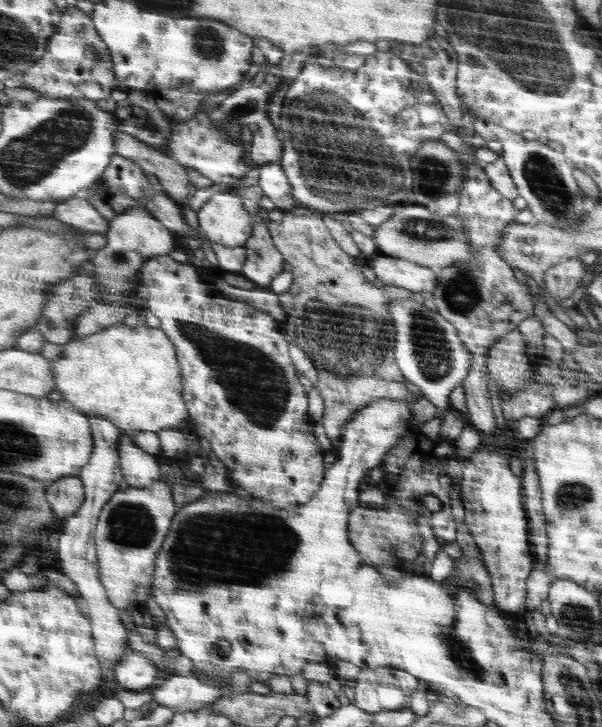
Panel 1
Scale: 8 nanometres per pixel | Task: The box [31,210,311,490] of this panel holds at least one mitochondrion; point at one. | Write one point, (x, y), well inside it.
(253, 382)

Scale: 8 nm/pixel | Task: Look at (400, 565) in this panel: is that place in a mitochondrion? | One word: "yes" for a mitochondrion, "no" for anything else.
no

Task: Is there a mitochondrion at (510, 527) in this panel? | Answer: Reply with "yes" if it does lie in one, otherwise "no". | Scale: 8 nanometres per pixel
no

